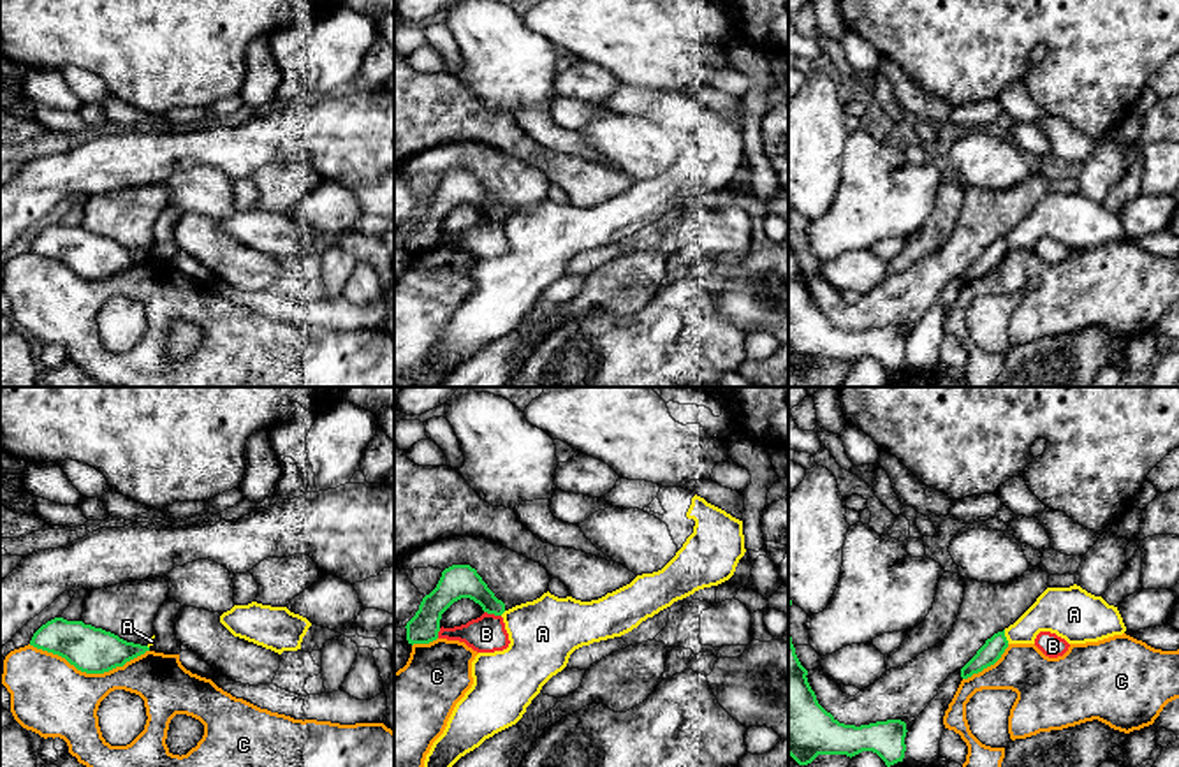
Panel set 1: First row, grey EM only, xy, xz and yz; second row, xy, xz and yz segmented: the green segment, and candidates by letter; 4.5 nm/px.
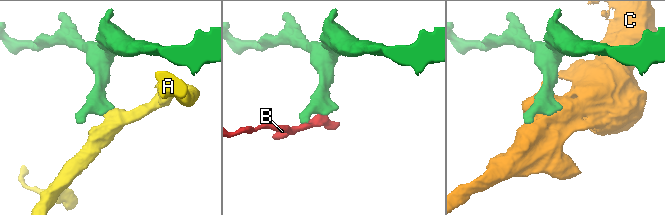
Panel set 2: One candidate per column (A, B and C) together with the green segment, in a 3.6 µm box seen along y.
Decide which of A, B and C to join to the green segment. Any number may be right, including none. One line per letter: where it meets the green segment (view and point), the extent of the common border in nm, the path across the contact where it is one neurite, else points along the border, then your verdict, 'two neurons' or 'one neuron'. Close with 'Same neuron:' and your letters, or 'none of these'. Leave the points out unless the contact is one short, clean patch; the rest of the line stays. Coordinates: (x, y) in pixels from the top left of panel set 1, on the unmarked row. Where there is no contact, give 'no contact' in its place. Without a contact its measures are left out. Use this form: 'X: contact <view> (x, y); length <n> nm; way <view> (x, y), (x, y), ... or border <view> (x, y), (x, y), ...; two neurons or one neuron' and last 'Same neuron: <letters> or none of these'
A: contact yz (1005, 243); length 70 nm; border yz (1003, 236), (1009, 248); two neurons
B: contact xz (493, 219); length 80 nm; two neurons
C: contact xy (88, 278); length 550 nm; two neurons
Same neuron: none of these

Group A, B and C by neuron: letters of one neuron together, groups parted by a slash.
A / B / C

